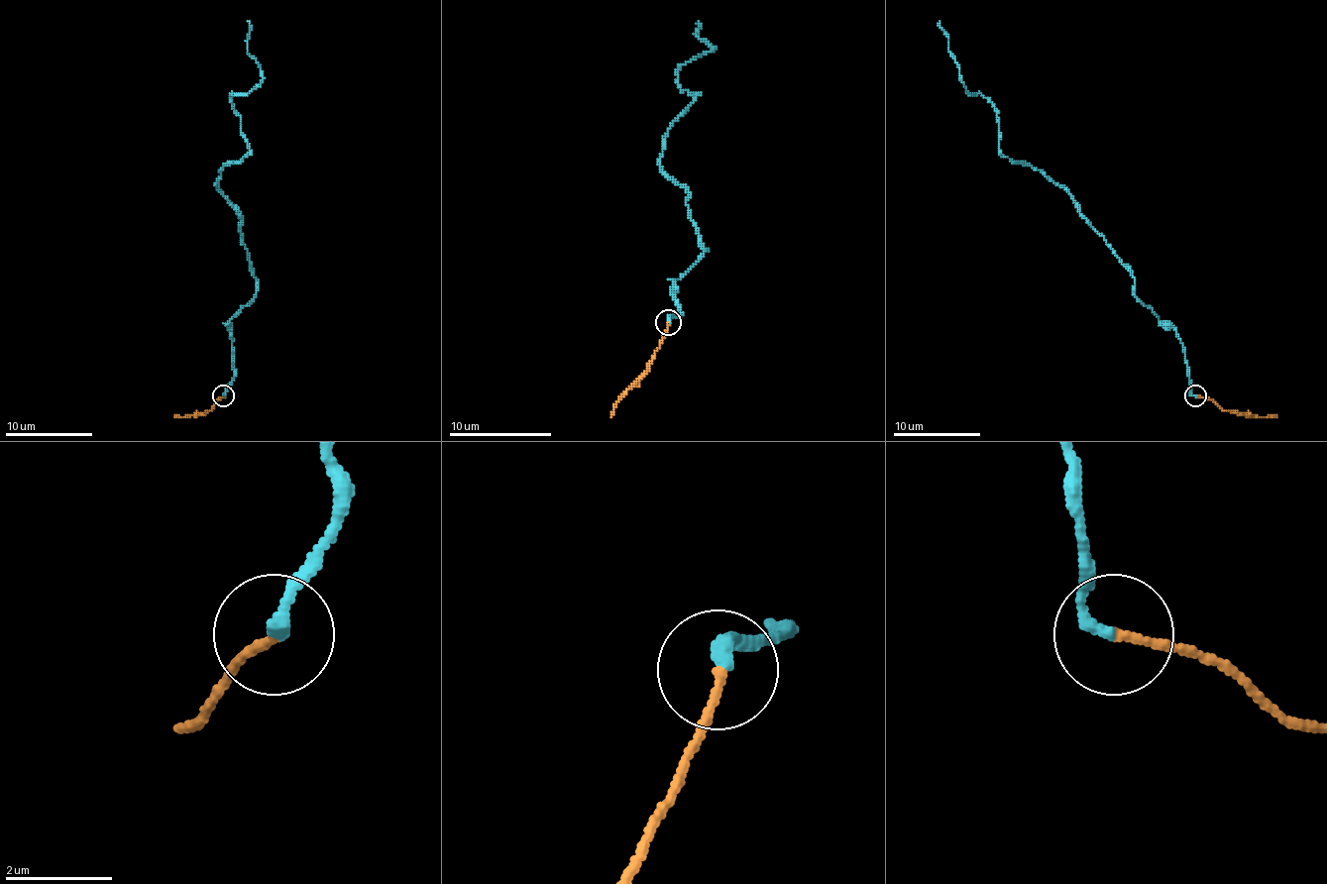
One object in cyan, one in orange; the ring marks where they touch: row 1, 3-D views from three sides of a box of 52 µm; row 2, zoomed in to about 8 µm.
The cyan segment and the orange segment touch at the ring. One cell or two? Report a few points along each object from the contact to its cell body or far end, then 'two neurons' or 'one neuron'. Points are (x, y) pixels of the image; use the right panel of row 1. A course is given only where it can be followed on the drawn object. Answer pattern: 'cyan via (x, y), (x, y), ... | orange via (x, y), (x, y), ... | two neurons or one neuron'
cyan via (1193, 395), (1184, 347), (1135, 294), (1135, 277), (1079, 205), (1001, 153), (999, 117), (959, 77), (939, 21) | orange via (1195, 395), (1209, 397), (1224, 410), (1255, 417), (1276, 415) | two neurons

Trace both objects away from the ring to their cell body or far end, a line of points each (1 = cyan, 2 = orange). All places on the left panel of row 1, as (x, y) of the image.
1: (223, 395), (229, 321), (256, 294), (240, 216), (216, 187), (249, 153), (232, 102), (263, 77), (247, 21)
2: (223, 395), (210, 410), (187, 417), (174, 415)

